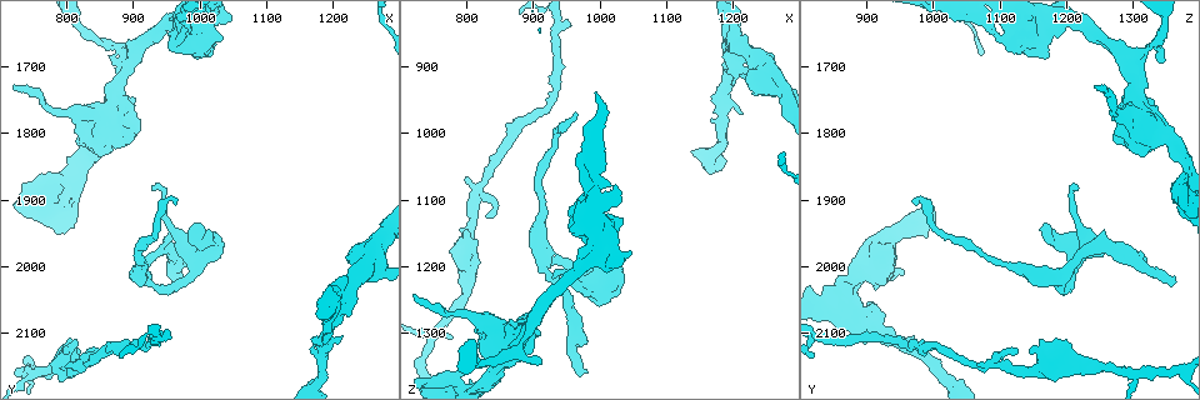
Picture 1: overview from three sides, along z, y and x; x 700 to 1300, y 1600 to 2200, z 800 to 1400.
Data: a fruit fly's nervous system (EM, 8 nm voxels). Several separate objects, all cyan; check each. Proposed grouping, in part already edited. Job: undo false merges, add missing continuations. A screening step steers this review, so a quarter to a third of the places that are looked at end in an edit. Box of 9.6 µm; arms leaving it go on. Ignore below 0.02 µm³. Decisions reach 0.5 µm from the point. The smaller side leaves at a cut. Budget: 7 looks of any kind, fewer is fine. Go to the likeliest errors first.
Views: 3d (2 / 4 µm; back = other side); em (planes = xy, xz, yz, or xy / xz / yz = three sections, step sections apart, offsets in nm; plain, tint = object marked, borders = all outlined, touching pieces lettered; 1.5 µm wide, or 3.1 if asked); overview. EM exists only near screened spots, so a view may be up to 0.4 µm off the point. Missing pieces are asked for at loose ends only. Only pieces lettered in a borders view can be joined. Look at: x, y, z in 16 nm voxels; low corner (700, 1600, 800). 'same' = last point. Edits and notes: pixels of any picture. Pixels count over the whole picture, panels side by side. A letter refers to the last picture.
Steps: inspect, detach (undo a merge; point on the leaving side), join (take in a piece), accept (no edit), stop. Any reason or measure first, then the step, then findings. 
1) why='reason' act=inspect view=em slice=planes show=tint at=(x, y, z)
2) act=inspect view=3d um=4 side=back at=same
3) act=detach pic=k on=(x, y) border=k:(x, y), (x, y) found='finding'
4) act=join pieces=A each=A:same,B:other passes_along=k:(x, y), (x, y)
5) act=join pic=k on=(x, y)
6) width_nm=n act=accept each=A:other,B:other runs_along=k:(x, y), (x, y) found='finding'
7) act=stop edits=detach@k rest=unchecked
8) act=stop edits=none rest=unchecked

why='long arm stops here' act=inspect view=3d um=2 at=(980, 2025, 1365)

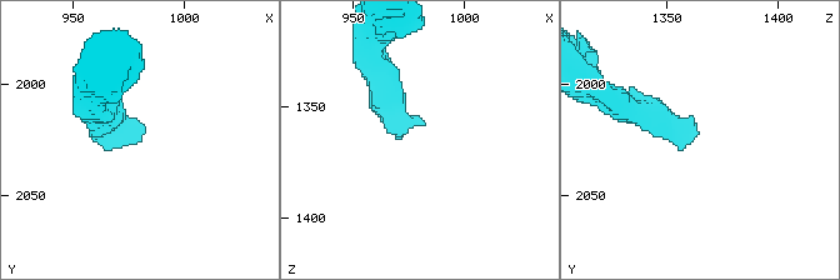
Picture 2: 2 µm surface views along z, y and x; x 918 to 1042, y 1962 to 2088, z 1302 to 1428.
why='shape alone is not enough' act=inspect view=em slice=planes show=tint at=(980, 2021, 1359)

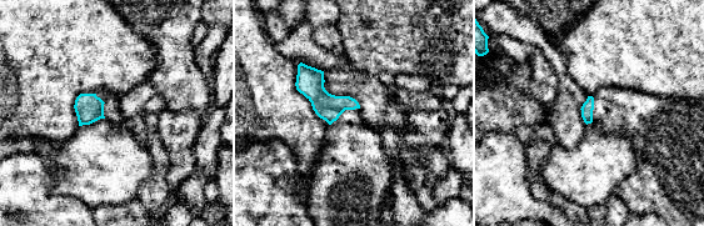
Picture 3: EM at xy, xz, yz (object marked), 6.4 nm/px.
act=inspect view=em slice=planes show=borders at=same

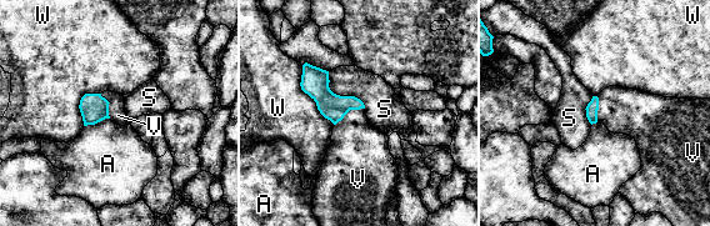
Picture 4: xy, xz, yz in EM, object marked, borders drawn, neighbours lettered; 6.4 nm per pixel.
act=join pieces=V each=A:other,S:other,V:same,W:other passes_along=4:(331, 106), (349, 110), (358, 147) found='it goes on there'

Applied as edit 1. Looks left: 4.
why='stops while still wide' act=inspect view=em slice=xy step=4 show=borders at=(980, 1645, 1080)

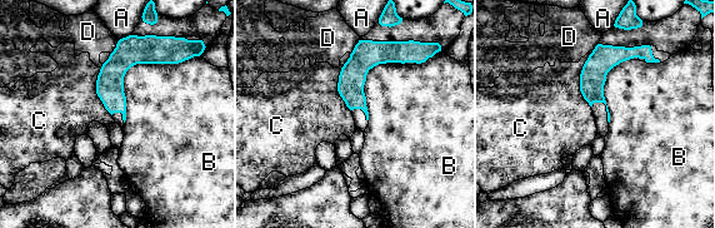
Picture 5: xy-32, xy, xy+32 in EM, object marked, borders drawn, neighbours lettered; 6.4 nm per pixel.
why='cut it another way' act=inspect view=em slice=xz step=8 show=borders at=same

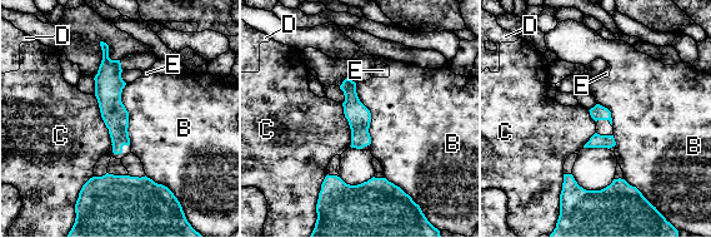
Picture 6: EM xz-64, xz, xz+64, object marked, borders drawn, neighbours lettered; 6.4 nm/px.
act=accept each=B:other,C:other,D:other,E:other found='none of them fits'

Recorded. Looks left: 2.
why='abrupt turn' act=inspect view=em um=3.1 slice=planes show=borders at=(770, 1885, 1375)

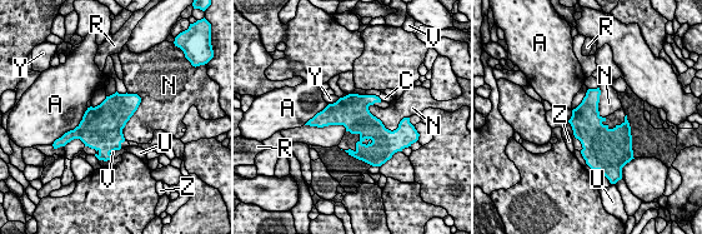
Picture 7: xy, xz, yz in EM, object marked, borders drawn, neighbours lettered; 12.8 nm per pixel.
act=accept each=A:other,C:other,N:other,R:other,U:other,V:other,Y:other,Z:other found='one neuron here'

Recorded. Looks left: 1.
act=stop edits=join@4 rest=unchecked

